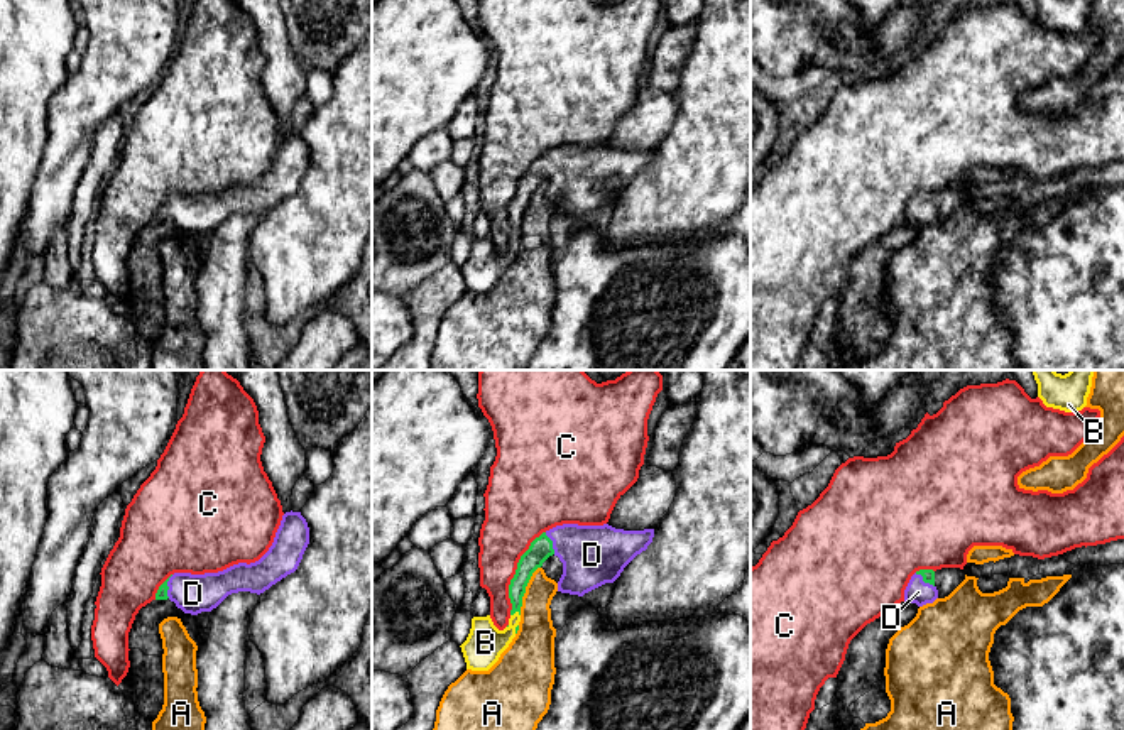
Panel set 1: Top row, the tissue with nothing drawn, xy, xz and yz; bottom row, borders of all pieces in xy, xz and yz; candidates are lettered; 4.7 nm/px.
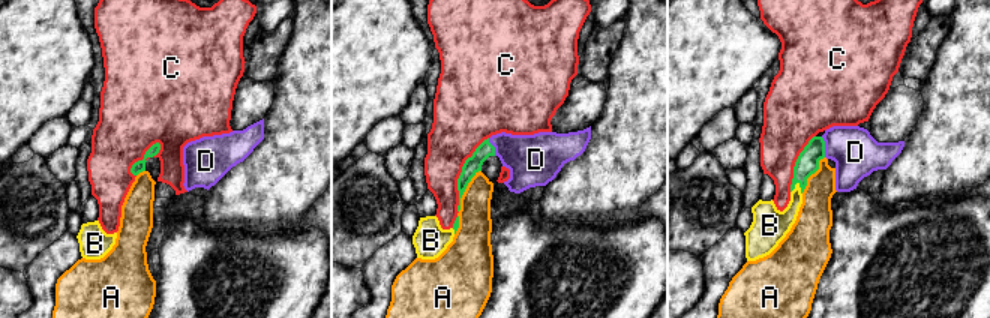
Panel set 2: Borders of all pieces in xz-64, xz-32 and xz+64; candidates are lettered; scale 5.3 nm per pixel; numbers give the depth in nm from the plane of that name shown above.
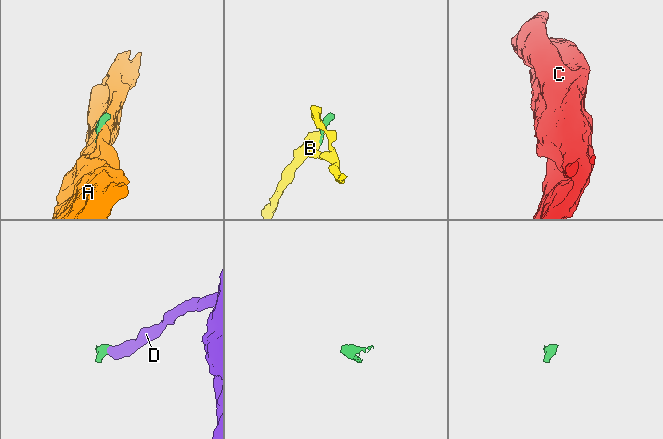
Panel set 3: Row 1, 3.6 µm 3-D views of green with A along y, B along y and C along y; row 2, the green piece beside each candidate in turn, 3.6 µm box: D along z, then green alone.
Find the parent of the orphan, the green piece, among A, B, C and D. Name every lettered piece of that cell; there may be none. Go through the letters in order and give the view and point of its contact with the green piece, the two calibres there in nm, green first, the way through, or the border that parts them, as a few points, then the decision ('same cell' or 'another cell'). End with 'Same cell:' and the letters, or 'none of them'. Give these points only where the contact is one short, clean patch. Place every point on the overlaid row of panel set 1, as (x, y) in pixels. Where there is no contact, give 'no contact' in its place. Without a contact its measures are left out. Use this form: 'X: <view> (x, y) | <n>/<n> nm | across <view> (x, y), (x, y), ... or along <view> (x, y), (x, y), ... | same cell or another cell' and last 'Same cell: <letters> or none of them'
A: xz (524, 590) | 110/190 nm | another cell
B: xz (514, 612) | 90/180 nm | across xz (528, 563), (518, 583), (514, 612), (512, 627), (485, 642) | same cell
C: xz (516, 572) | 110/280 nm | another cell
D: xy (168, 587) | 50/190 nm | across xy (161, 593), (168, 587), (185, 588), (193, 593) | same cell
Same cell: B, D

